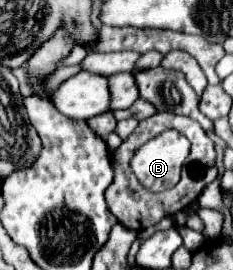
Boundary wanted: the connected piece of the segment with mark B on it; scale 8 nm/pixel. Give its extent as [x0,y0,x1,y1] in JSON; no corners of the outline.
[131,132,189,192]

